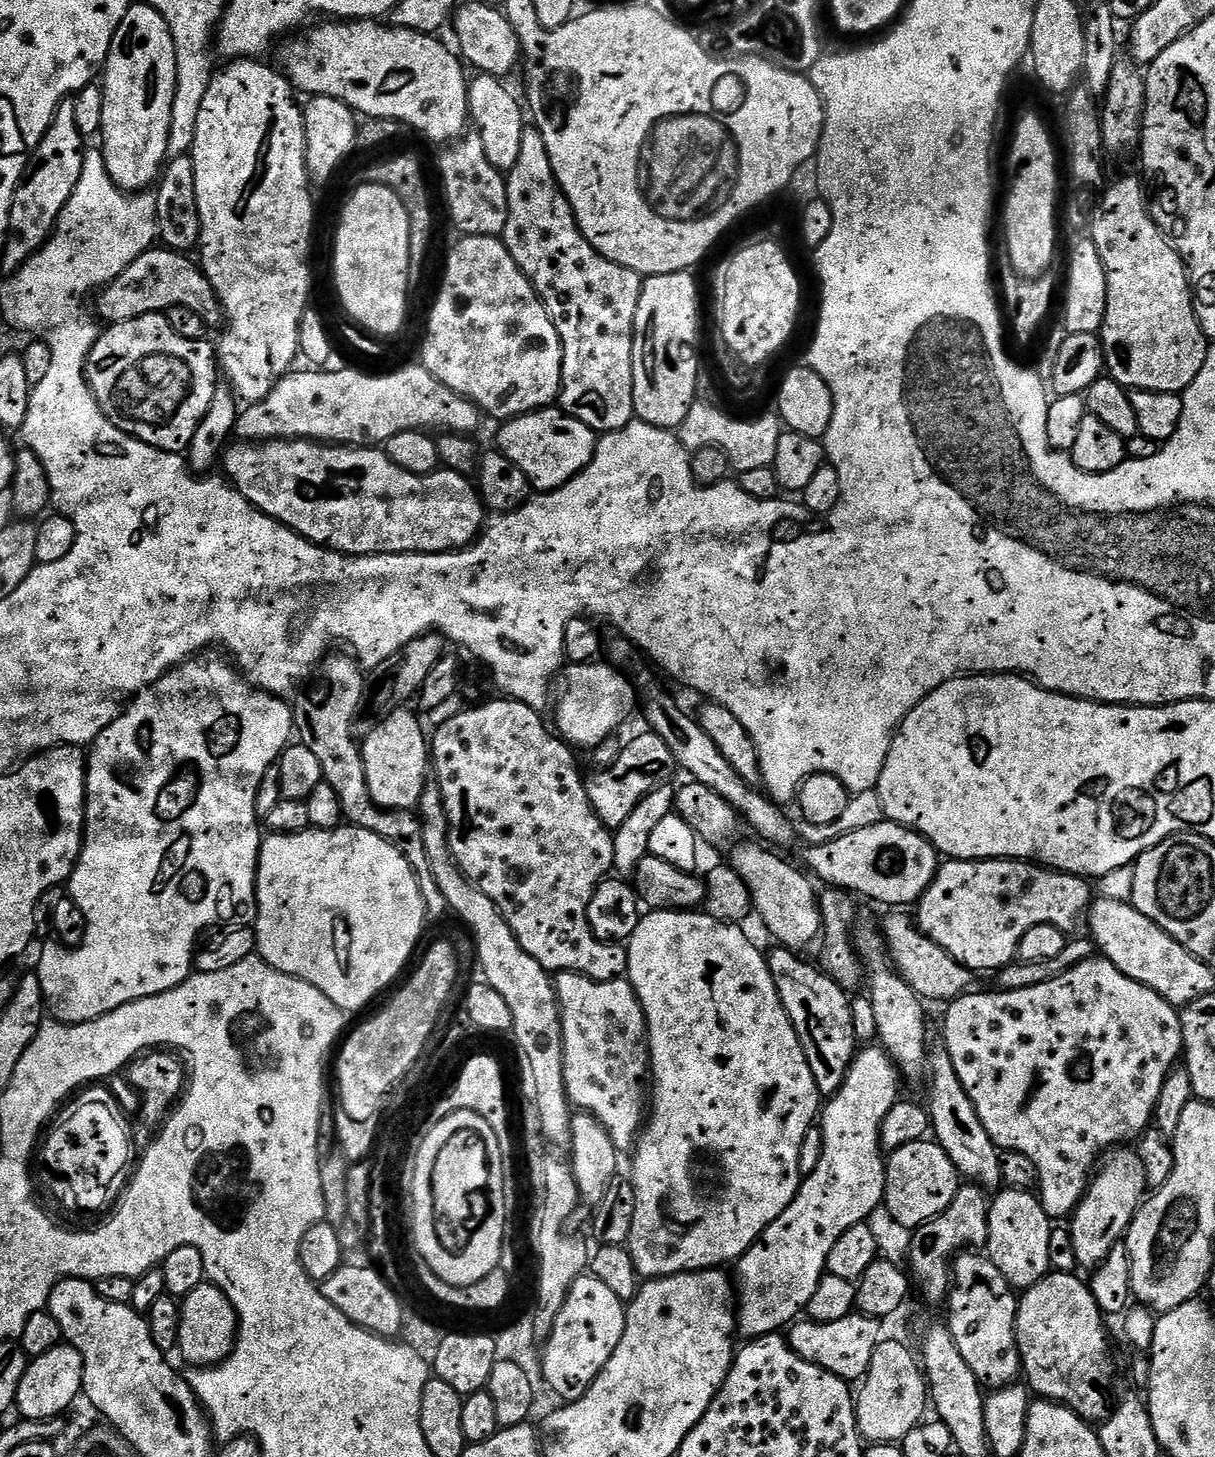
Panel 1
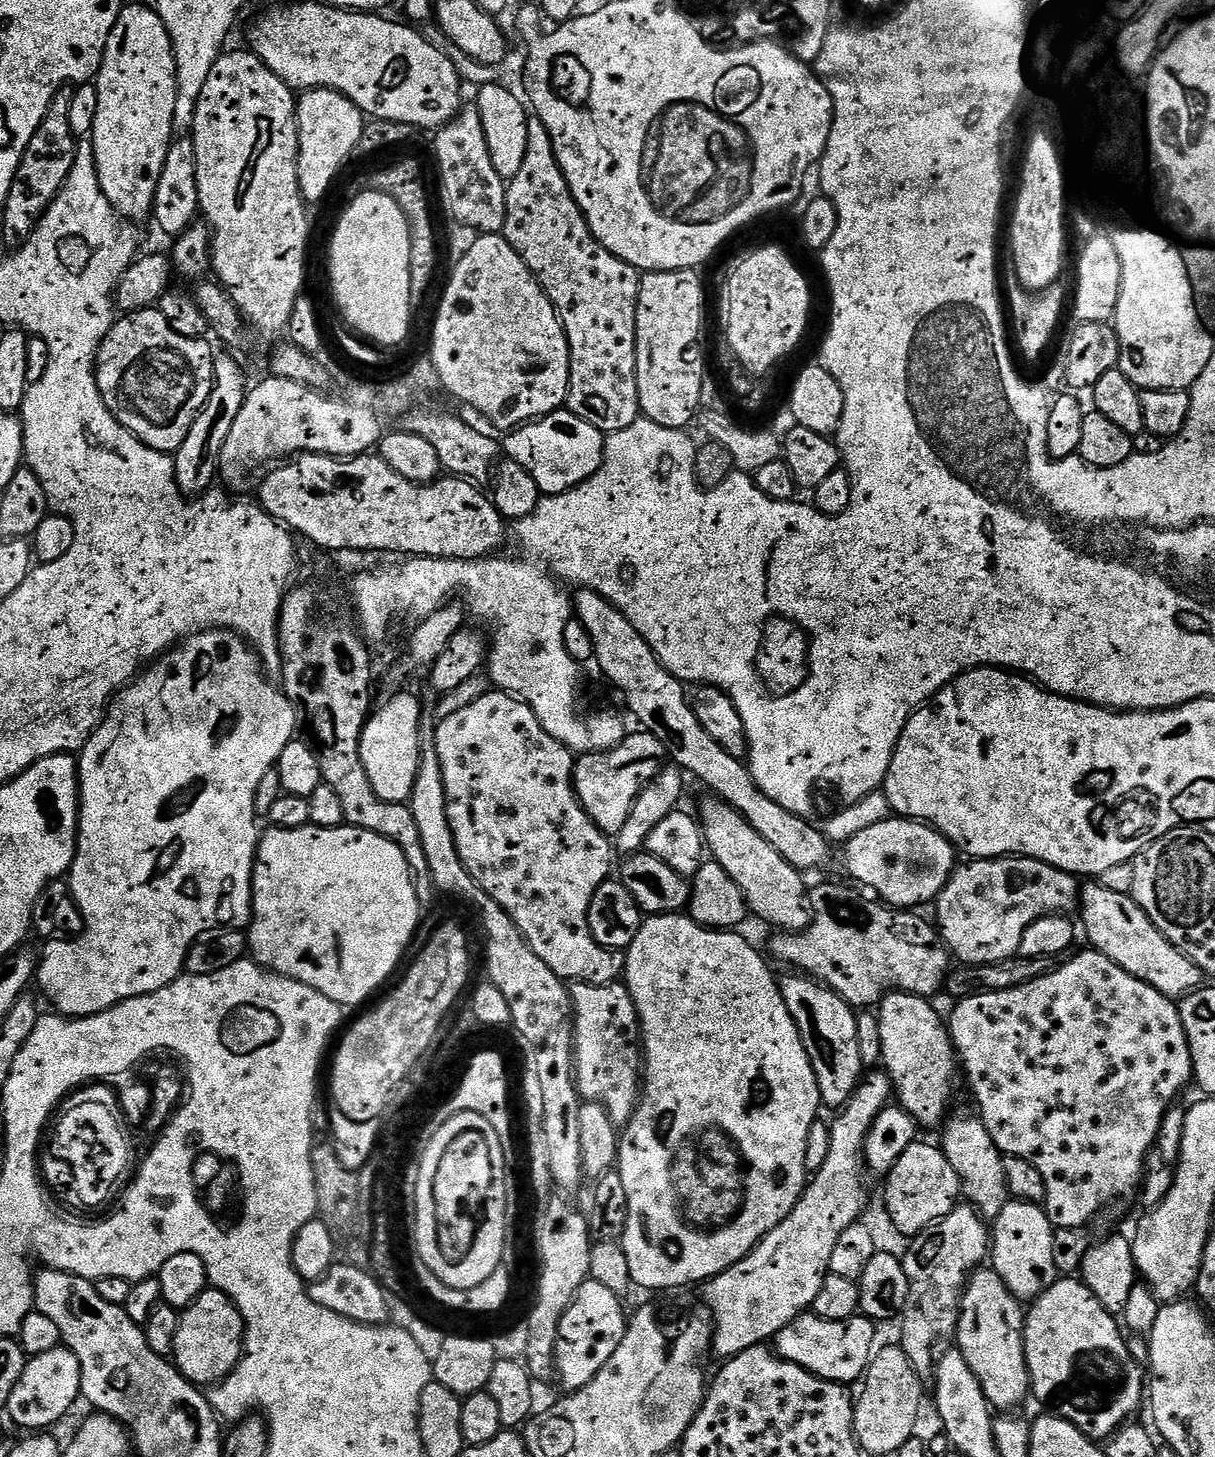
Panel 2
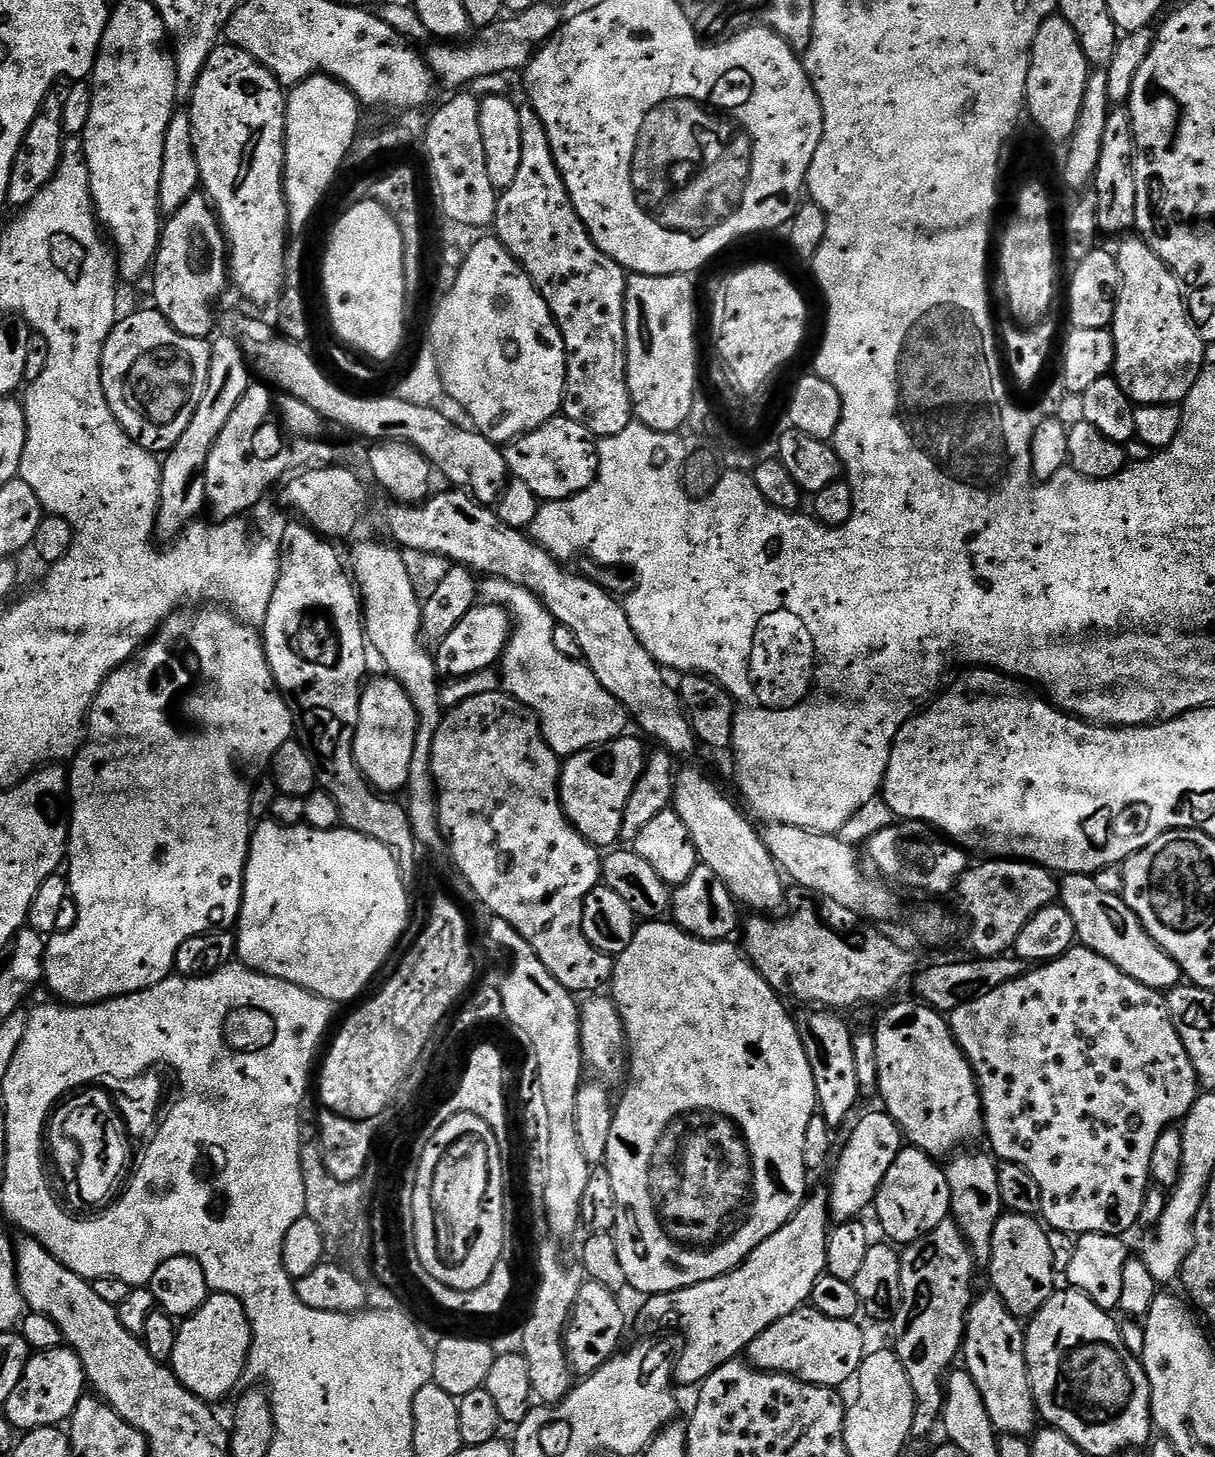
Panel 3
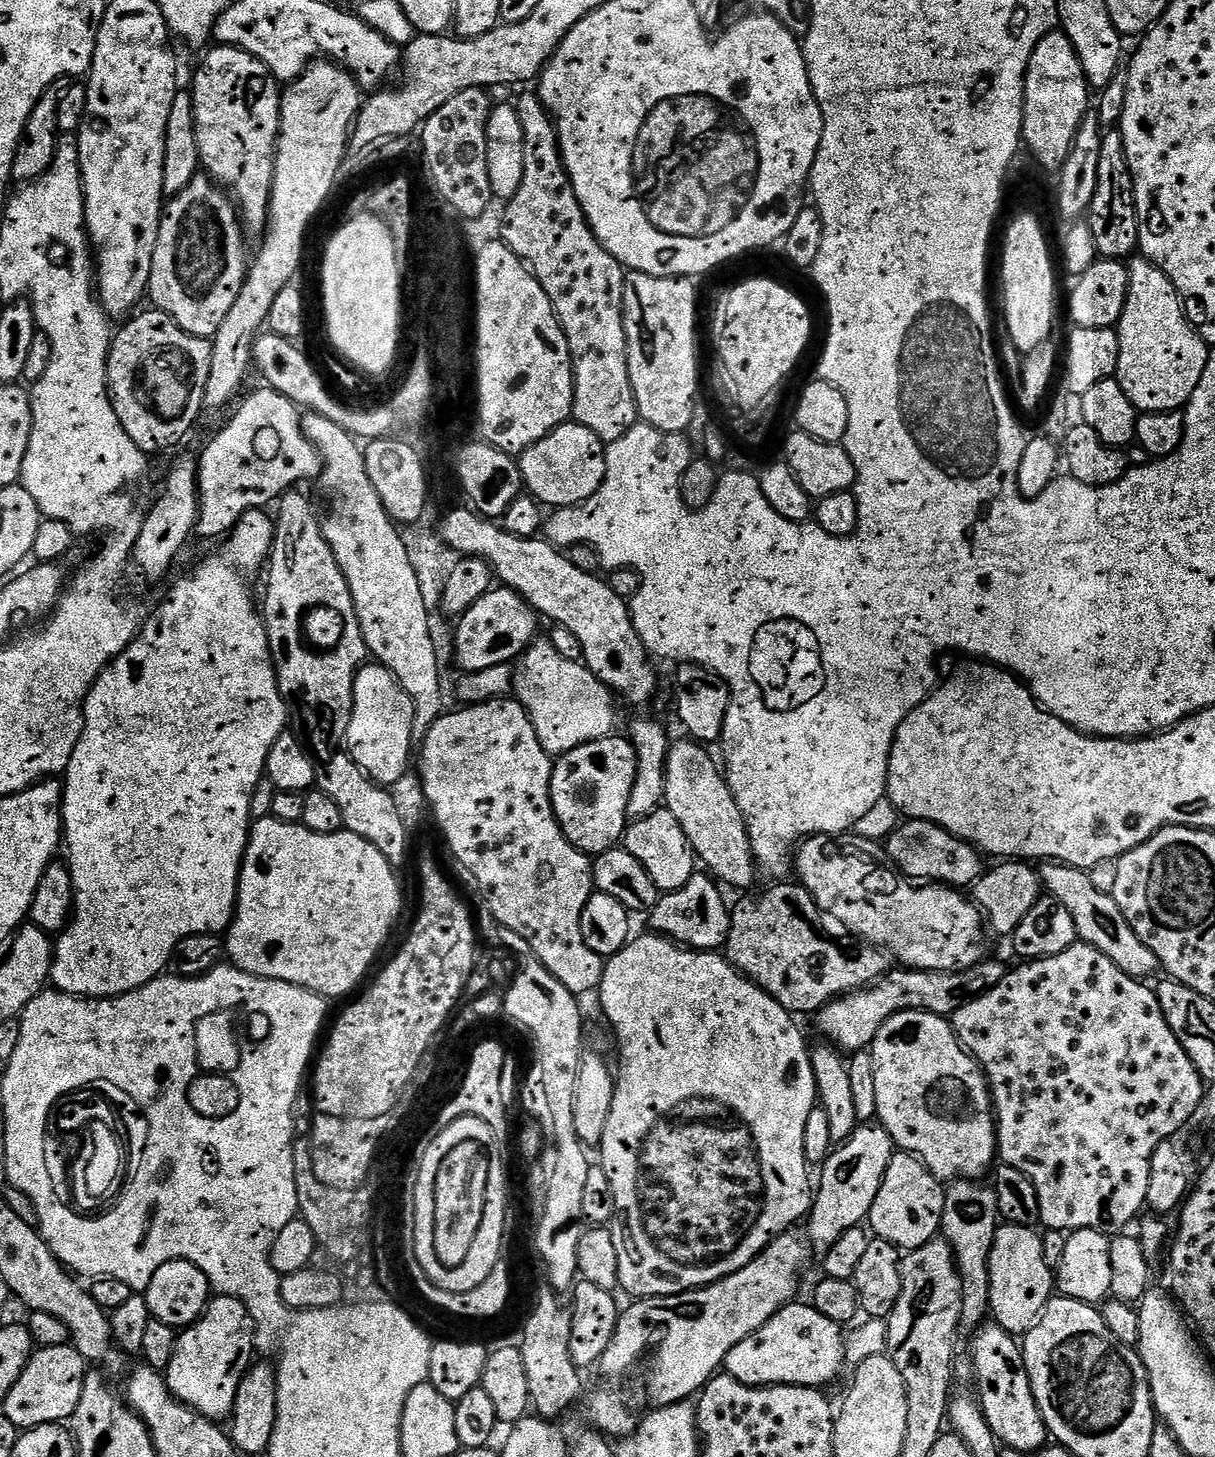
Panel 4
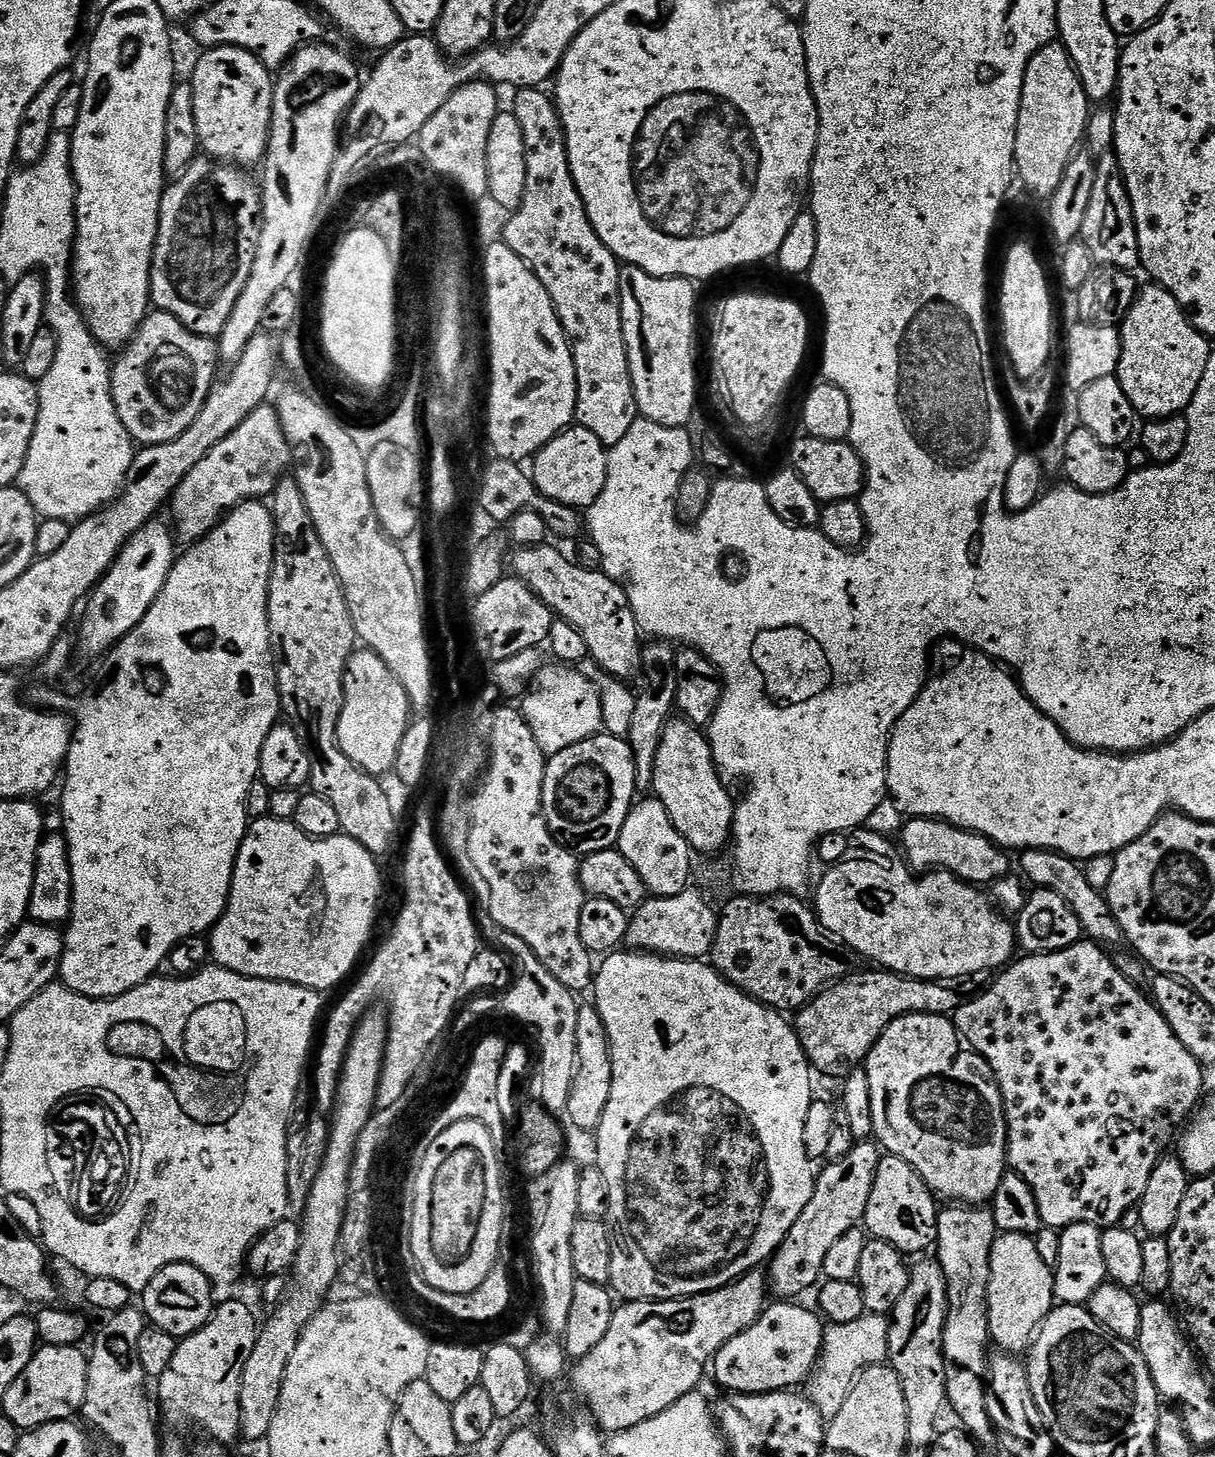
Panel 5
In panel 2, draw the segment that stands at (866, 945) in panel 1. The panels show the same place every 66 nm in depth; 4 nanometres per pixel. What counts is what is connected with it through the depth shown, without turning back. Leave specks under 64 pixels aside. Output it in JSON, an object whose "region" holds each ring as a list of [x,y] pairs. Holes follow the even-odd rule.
{"region":[[[889,992],[878,1005],[880,1022],[880,1060],[883,1071],[892,1082],[894,1096],[899,1107],[909,1112],[921,1129],[943,1125],[949,1115],[948,1103],[952,1100],[952,1079],[958,1076],[958,1057],[952,1047],[949,1029],[940,1021],[938,1013],[932,1009],[933,1001],[922,996],[912,996],[909,992]]]}

